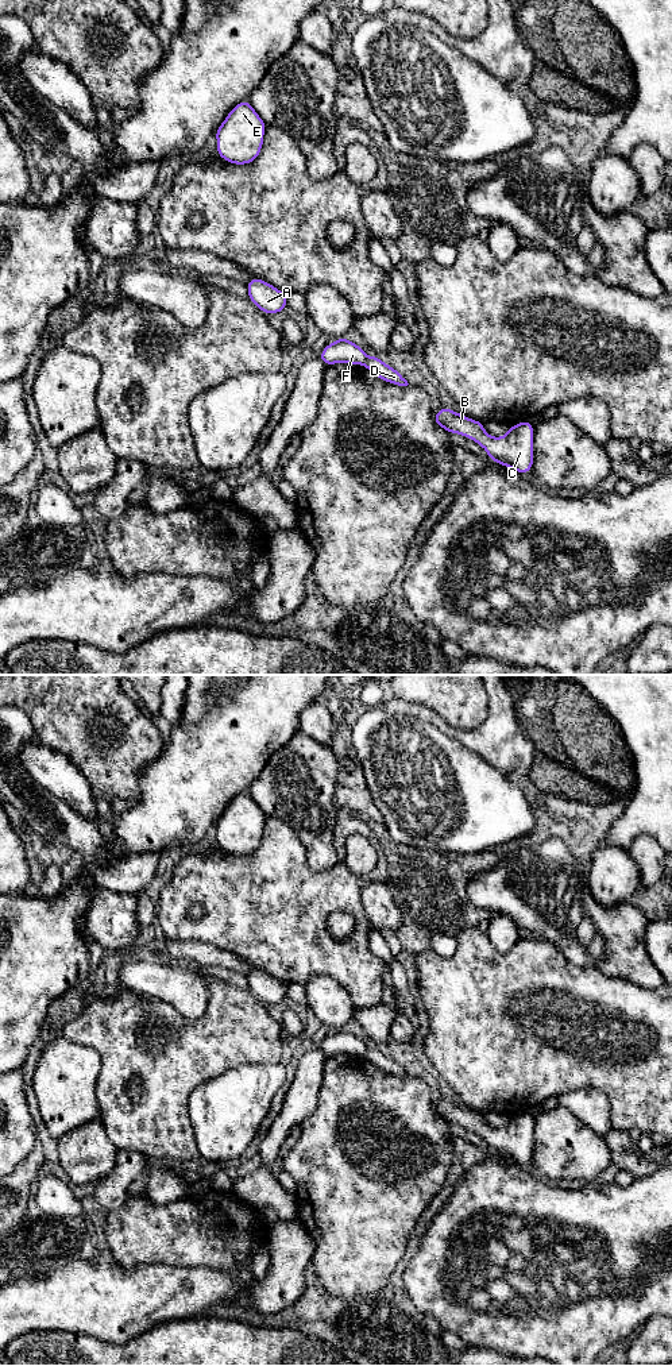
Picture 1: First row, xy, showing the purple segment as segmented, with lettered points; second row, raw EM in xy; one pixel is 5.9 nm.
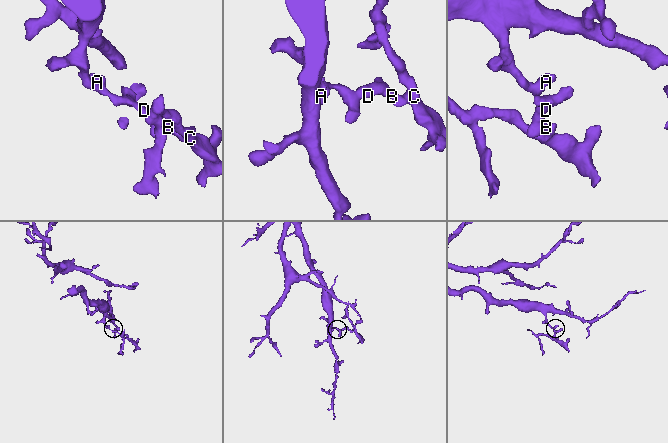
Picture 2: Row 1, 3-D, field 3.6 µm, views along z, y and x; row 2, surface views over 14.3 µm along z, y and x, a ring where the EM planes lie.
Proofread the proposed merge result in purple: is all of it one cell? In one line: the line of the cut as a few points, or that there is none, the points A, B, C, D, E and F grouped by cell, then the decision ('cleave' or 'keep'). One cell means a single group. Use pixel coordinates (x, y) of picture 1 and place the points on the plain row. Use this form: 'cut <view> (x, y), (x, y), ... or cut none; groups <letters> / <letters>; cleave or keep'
cut xy (369, 1049), (363, 1056); groups A E F / B C D; cleave

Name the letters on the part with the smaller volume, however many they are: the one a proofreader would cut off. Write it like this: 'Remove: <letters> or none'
Remove: B, C, D

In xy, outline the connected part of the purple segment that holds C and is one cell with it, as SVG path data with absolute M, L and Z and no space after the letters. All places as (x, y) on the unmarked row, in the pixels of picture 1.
M440 1099L439 1104L433 1105L433 1111L448 1124L459 1124L478 1134L486 1141L491 1153L521 1165L532 1162L533 1115L529 1111L510 1118L502 1128L490 1127L482 1112L468 1110L448 1099Z

